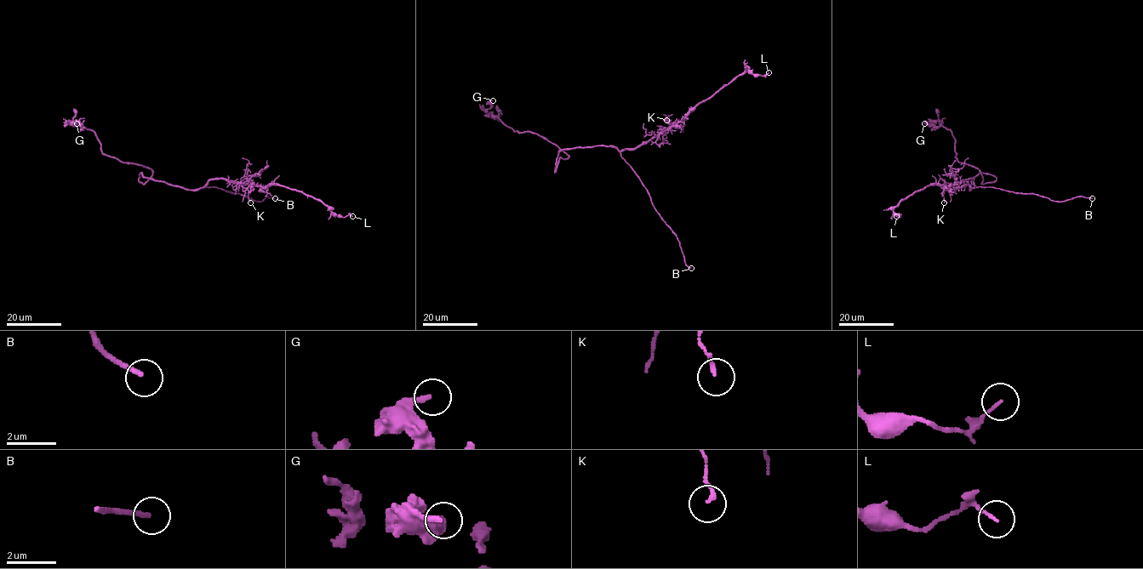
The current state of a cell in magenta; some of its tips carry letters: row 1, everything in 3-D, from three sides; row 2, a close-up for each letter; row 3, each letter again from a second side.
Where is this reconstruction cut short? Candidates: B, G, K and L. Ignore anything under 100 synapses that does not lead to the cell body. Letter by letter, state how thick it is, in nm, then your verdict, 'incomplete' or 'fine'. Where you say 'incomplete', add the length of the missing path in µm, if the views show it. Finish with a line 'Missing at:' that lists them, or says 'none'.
B: 200 nm thick; incomplete; about 4 µm are missing
G: 240 nm thick; fine
K: 160 nm thick; fine
L: 100 nm thick; fine
Missing at: B

